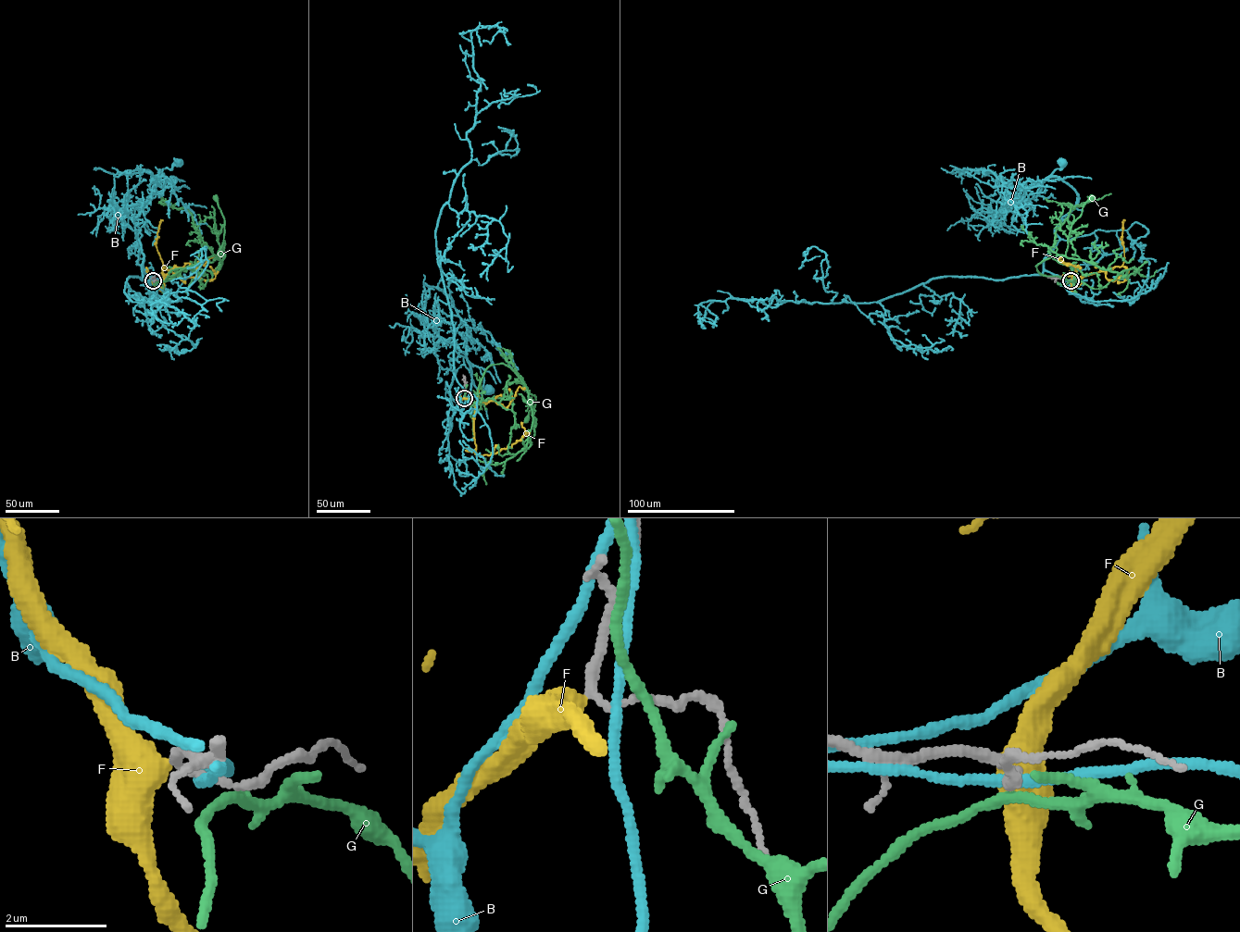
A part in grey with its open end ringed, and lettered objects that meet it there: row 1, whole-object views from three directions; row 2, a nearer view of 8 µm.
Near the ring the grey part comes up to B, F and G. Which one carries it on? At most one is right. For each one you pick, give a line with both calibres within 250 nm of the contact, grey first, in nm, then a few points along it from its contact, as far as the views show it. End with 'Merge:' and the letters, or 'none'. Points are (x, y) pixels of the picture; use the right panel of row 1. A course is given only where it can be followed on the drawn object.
F: Thickness 180 nm (grey) against 650 nm. Its course: (1070, 280), (1071, 291), (1082, 282), (1078, 277), (1118, 266), (1127, 277), (1108, 279), (1095, 267)
Merge: F

